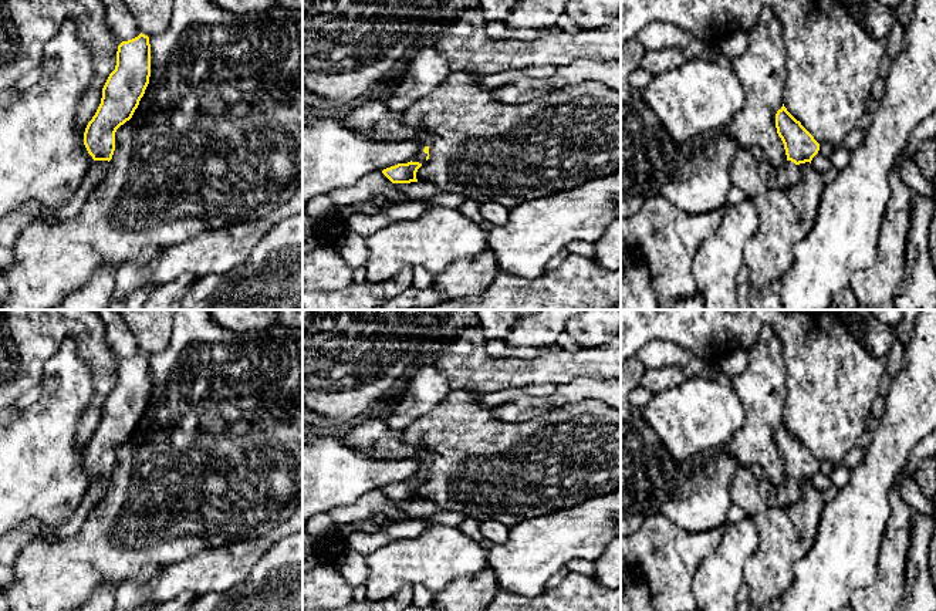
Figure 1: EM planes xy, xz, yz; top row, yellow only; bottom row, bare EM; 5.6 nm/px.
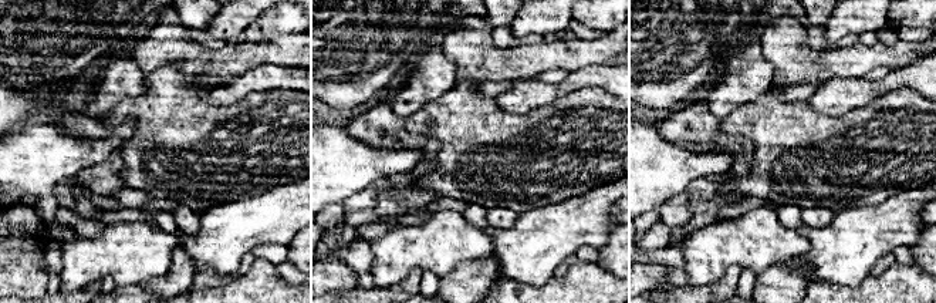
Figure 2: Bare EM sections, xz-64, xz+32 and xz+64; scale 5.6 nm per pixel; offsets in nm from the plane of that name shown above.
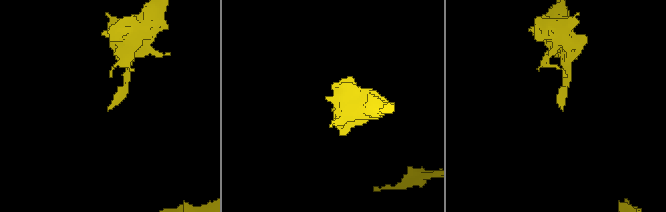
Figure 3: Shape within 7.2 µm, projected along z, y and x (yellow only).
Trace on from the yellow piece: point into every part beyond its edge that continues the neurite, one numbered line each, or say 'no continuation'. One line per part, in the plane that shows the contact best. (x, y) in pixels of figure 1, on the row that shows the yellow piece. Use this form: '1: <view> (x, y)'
1: xz (374, 120)

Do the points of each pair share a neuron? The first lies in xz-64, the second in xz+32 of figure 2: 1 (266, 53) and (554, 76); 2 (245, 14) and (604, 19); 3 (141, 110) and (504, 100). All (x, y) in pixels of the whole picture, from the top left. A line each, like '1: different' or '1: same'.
1: different
2: different
3: different

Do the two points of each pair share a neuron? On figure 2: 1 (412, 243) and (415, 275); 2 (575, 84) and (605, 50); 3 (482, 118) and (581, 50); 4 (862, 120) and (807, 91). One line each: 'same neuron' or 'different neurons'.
1: different neurons
2: different neurons
3: different neurons
4: different neurons

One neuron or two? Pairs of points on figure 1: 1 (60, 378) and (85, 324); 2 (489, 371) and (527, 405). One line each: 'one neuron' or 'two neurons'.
1: two neurons
2: two neurons

